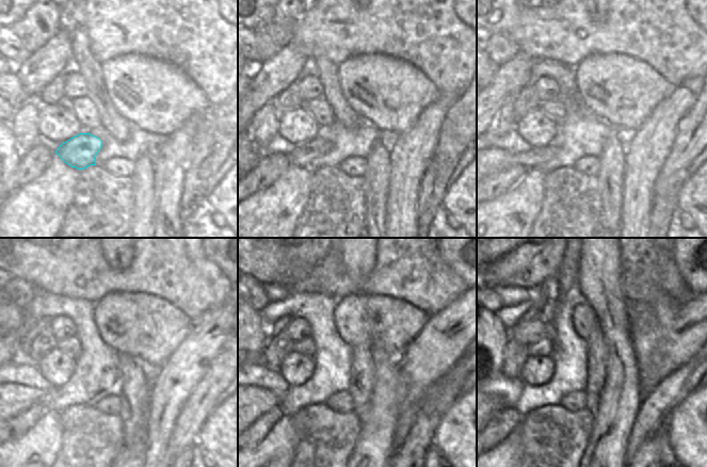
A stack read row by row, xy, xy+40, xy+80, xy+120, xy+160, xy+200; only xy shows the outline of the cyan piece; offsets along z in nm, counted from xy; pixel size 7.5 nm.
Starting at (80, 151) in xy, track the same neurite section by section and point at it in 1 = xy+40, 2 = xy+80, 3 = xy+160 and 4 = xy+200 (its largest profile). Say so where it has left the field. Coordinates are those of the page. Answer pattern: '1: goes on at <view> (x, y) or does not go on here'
1: goes on at xy+40 (302, 156)
2: goes on at xy+80 (498, 159)
3: goes on at xy+160 (259, 398)
4: goes on at xy+200 (498, 403)

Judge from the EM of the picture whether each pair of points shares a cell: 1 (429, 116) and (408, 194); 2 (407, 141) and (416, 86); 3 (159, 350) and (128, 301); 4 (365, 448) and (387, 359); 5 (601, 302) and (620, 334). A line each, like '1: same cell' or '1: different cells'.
1: same cell
2: different cells
3: same cell
4: same cell
5: same cell

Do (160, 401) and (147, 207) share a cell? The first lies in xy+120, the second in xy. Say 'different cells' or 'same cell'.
different cells

